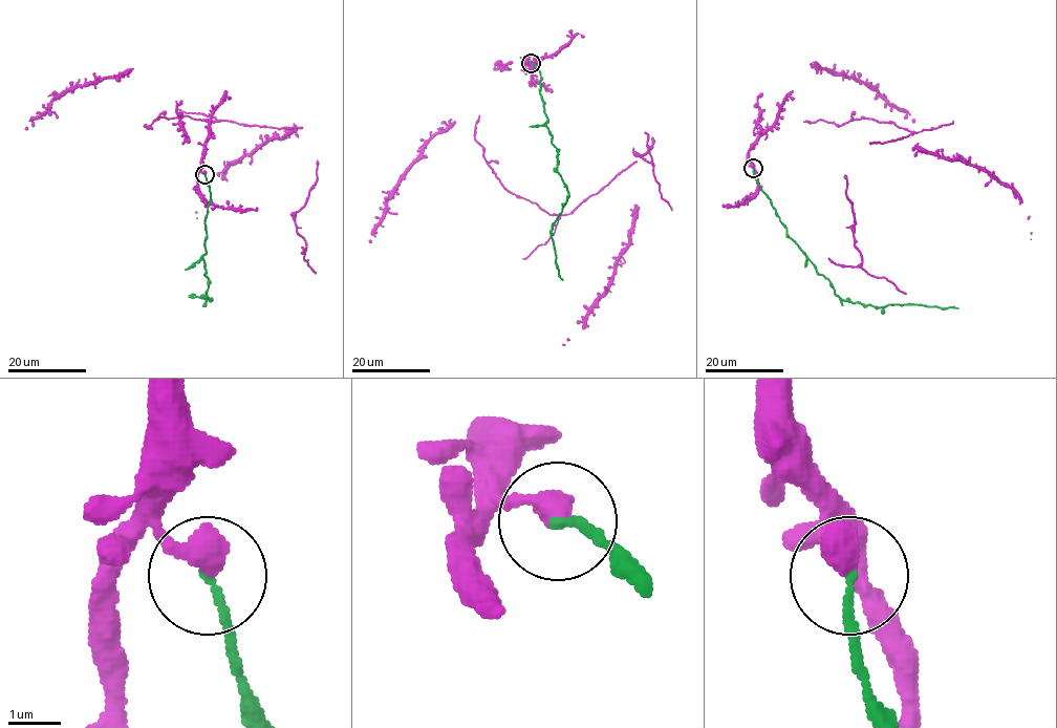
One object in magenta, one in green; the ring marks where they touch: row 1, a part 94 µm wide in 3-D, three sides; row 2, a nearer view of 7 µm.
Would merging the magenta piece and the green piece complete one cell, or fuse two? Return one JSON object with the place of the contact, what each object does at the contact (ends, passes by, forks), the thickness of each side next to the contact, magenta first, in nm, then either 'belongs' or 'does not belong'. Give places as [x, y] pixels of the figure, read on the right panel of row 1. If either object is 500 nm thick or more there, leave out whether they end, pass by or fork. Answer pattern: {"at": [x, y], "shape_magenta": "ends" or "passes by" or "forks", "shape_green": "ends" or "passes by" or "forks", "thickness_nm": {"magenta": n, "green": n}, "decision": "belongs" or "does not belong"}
{"at": [753, 168], "thickness_nm": {"magenta": 550, "green": 160}, "decision": "does not belong"}

